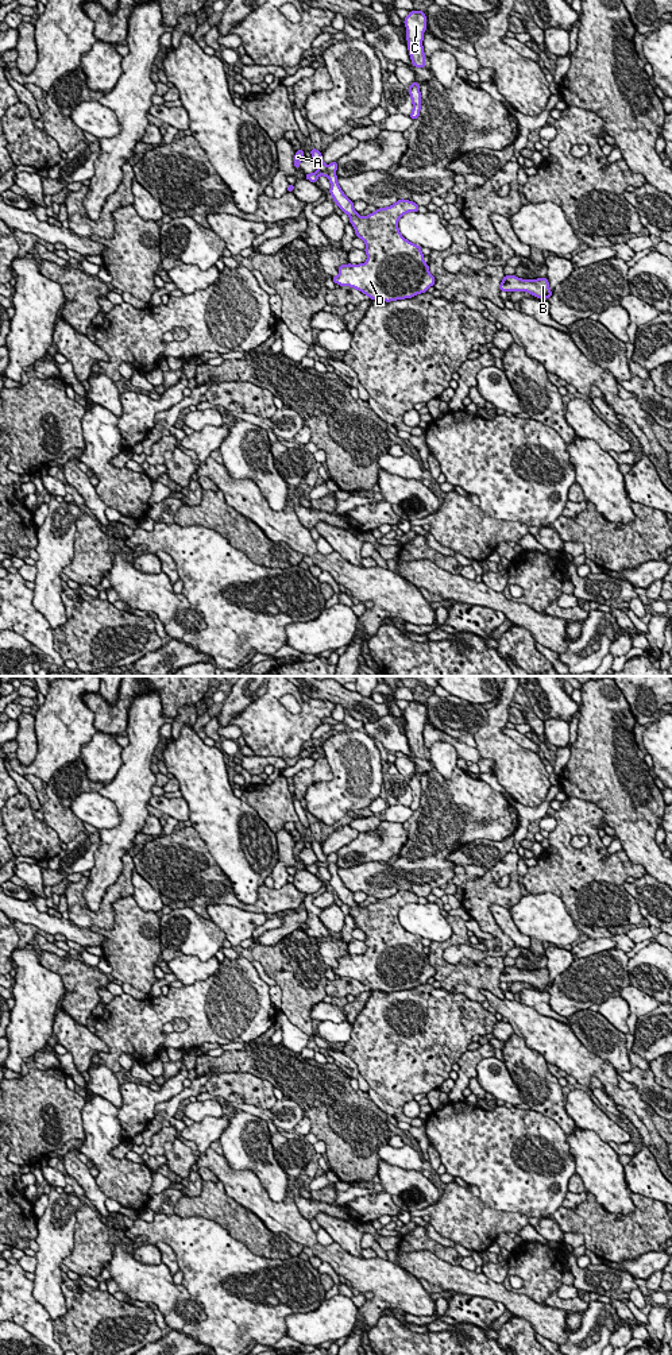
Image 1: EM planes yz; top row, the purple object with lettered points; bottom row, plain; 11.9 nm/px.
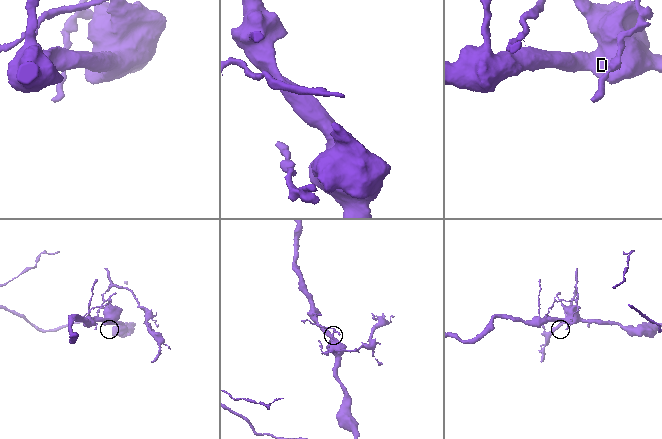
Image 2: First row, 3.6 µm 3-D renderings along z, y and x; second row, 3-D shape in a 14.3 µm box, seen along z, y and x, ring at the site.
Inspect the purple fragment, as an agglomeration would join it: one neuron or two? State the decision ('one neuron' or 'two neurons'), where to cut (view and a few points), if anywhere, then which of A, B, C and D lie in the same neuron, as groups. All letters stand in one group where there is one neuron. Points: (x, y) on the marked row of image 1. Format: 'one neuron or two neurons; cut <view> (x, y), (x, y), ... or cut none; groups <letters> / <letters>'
two neurons; cut yz (328, 166), (324, 170), (319, 170); groups A C / B D

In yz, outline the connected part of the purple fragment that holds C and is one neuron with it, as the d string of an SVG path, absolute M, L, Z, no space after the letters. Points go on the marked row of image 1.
M410 11L403 20L406 27L408 50L414 67L425 67L425 53L422 47L426 16L424 11Z

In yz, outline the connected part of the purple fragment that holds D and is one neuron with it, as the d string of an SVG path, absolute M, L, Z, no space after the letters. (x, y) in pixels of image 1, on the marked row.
M329 171L328 179L333 201L349 216L349 224L356 238L366 243L367 254L364 263L341 265L339 275L332 277L332 281L355 287L370 300L386 302L412 298L433 286L436 279L424 262L421 247L406 240L398 229L398 220L408 212L418 212L418 205L401 198L368 216L359 216L354 202L339 186L335 171Z

